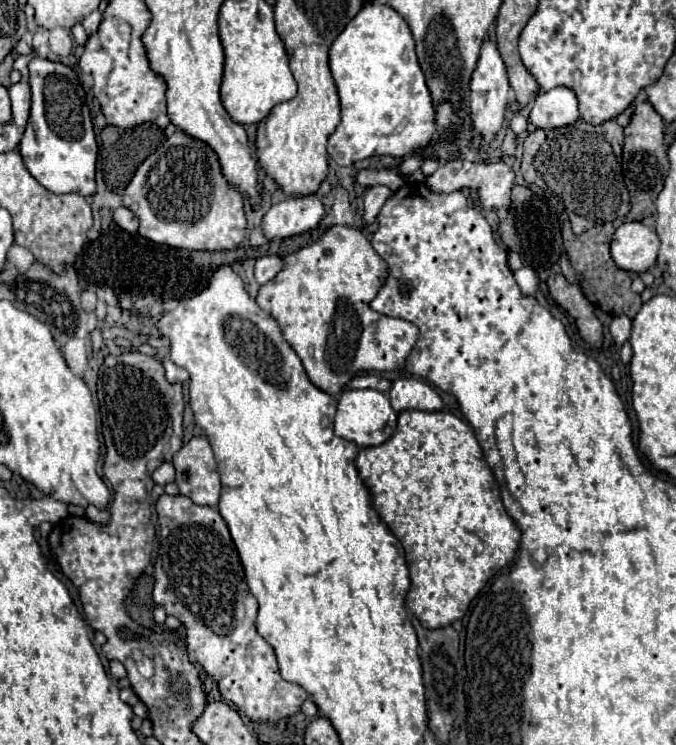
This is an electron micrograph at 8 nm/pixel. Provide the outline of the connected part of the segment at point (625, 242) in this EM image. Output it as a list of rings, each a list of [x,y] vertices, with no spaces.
[[[625,222],[615,230],[611,256],[619,268],[641,274],[655,264],[657,254],[659,238],[643,222]]]

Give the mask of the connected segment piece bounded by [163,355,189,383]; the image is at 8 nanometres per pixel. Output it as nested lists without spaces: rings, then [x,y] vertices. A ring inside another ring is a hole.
[[[168,355],[163,360],[163,366],[165,368],[166,379],[170,383],[183,383],[189,380],[189,373],[185,369],[176,366]]]

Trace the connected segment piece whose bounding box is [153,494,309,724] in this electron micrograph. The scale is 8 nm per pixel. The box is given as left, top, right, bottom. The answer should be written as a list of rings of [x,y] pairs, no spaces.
[[[163,494],[157,504],[161,540],[159,540],[159,560],[155,572],[153,602],[155,606],[165,608],[169,616],[175,616],[185,628],[187,654],[193,664],[199,664],[203,672],[219,686],[219,692],[227,704],[233,704],[241,716],[251,722],[277,724],[283,718],[289,718],[301,710],[301,704],[309,694],[291,682],[285,682],[279,674],[273,648],[257,634],[257,600],[249,592],[245,582],[245,572],[239,562],[239,554],[229,536],[227,524],[221,518],[217,508],[197,506],[187,496],[167,496]]]

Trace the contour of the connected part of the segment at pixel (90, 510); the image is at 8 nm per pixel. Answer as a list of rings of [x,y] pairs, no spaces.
[[[89,504],[89,506],[85,508],[85,514],[87,514],[87,518],[89,518],[91,522],[109,522],[109,512],[107,512],[107,510],[99,510],[99,508],[93,506],[93,504]]]

